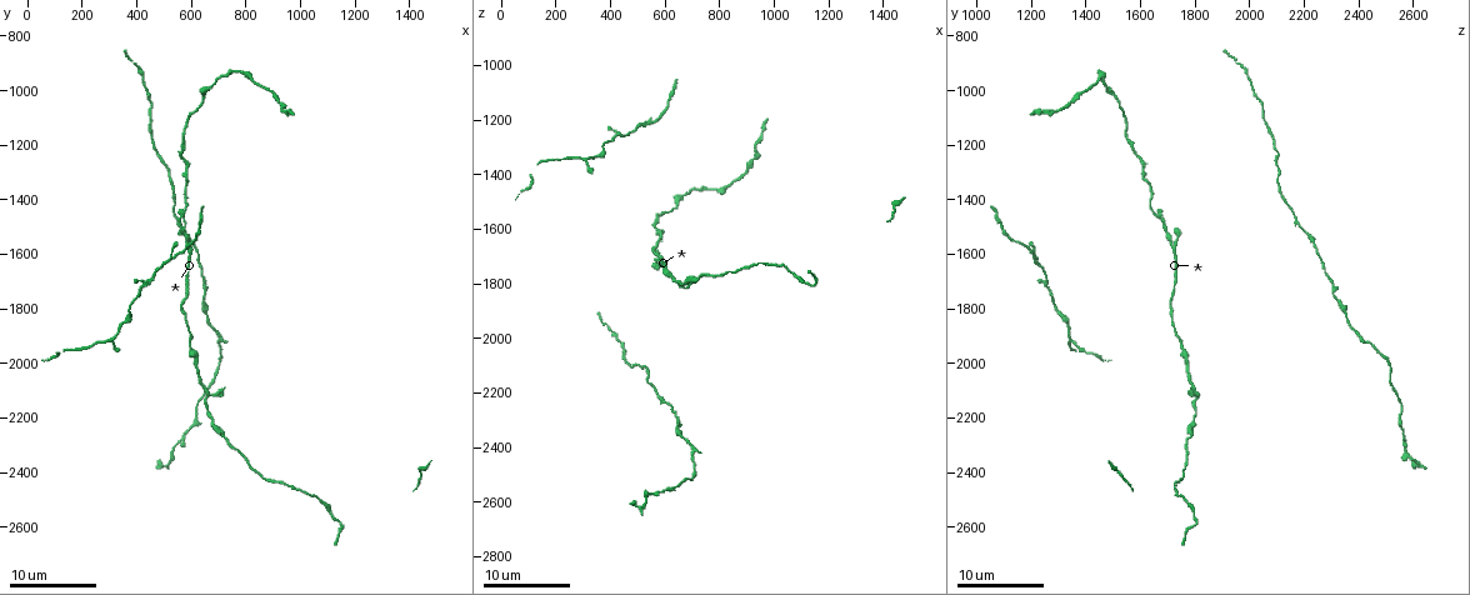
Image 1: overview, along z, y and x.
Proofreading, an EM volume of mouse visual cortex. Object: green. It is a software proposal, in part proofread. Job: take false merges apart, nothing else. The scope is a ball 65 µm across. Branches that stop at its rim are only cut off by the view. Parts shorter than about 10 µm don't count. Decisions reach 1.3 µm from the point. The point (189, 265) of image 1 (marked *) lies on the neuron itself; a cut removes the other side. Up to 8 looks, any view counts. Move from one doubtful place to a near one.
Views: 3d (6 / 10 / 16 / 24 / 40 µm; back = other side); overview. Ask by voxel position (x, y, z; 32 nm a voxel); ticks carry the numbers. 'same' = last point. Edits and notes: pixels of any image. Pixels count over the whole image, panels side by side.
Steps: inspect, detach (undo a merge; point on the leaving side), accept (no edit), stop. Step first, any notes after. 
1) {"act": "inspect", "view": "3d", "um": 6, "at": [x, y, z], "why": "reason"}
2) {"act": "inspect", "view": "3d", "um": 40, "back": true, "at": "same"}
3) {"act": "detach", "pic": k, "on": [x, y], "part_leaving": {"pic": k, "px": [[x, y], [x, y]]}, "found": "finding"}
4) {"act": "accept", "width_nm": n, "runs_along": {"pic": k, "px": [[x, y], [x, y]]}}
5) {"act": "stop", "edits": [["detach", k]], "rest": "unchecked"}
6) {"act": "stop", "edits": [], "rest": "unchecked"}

{"act": "inspect", "view": "3d", "um": 16, "at": [540, 1380, 2110]}

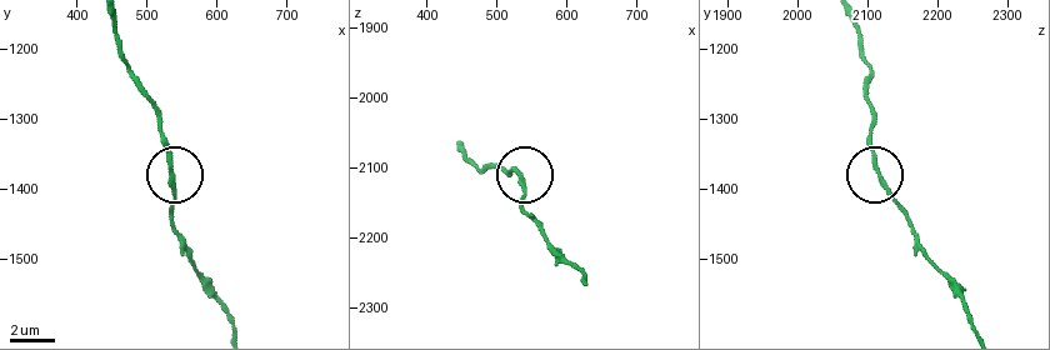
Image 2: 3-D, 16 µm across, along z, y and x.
{"act": "accept", "found": "one neuron here"}

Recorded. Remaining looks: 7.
{"act": "inspect", "view": "3d", "um": 10, "at": [580, 1420, 1640], "why": "a narrow waist"}

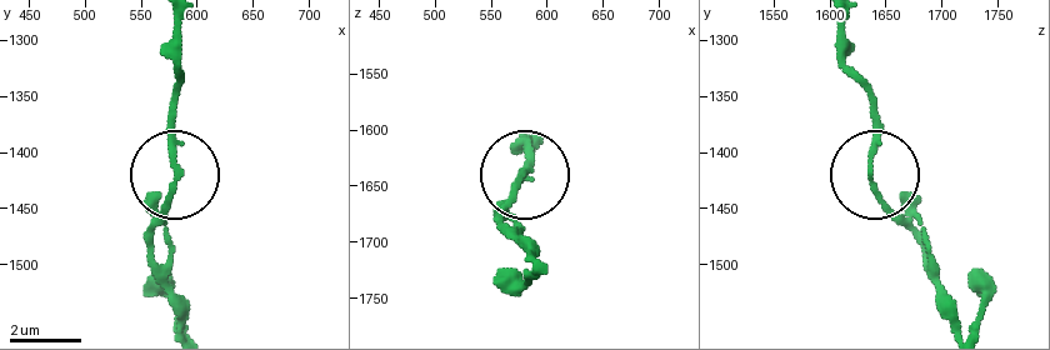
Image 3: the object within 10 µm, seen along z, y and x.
{"act": "accept", "found": "continuous, no second neuron"}

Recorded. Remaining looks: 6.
{"act": "inspect", "view": "3d", "um": 10, "at": [640, 1690, 2290], "why": "sudden change in width"}

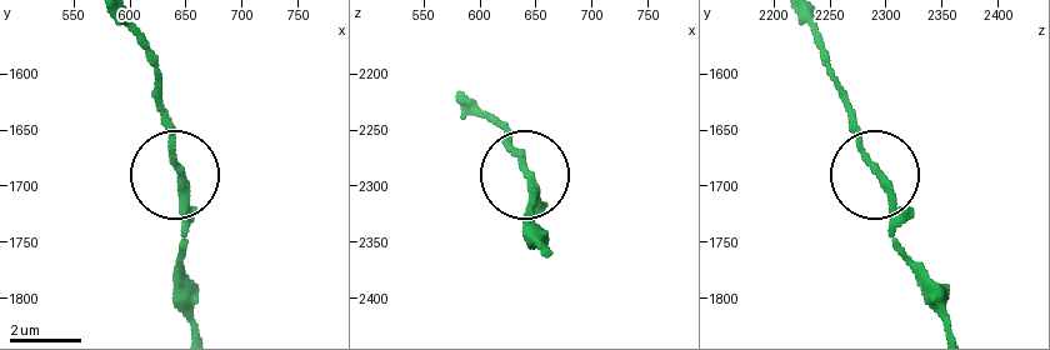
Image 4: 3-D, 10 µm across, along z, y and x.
{"act": "accept", "width_nm": 190, "found": "one neuron here"}

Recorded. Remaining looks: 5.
{"act": "inspect", "view": "3d", "um": 16, "at": [580, 2250, 2570], "why": "narrows sharply"}

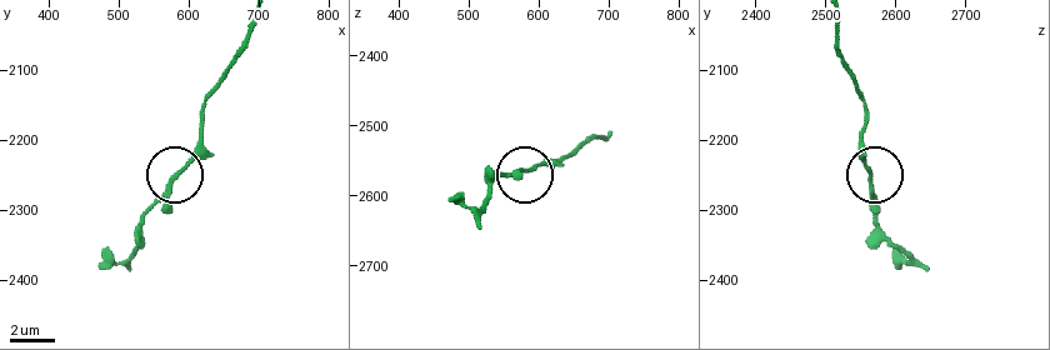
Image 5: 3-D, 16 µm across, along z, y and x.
{"act": "accept", "width_nm": 180, "runs_along": {"pic": 5, "px": [[838, 24], [866, 108], [860, 153], [871, 223]]}, "found": "one neuron here"}

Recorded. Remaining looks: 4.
{"act": "stop", "edits": [], "rest": "unchecked"}

